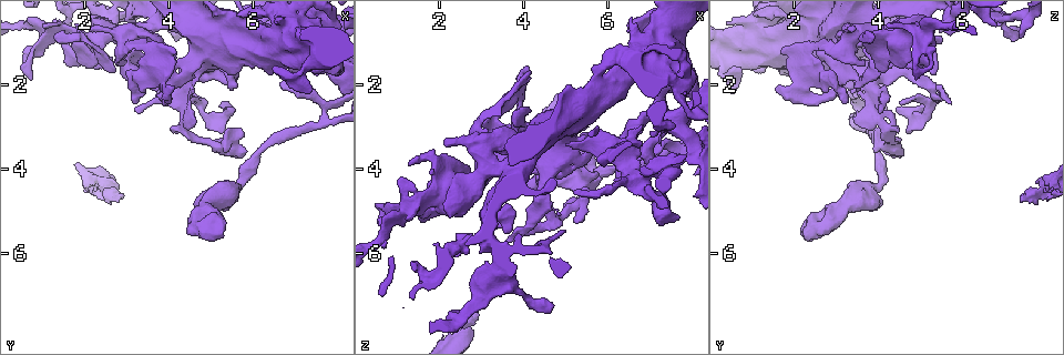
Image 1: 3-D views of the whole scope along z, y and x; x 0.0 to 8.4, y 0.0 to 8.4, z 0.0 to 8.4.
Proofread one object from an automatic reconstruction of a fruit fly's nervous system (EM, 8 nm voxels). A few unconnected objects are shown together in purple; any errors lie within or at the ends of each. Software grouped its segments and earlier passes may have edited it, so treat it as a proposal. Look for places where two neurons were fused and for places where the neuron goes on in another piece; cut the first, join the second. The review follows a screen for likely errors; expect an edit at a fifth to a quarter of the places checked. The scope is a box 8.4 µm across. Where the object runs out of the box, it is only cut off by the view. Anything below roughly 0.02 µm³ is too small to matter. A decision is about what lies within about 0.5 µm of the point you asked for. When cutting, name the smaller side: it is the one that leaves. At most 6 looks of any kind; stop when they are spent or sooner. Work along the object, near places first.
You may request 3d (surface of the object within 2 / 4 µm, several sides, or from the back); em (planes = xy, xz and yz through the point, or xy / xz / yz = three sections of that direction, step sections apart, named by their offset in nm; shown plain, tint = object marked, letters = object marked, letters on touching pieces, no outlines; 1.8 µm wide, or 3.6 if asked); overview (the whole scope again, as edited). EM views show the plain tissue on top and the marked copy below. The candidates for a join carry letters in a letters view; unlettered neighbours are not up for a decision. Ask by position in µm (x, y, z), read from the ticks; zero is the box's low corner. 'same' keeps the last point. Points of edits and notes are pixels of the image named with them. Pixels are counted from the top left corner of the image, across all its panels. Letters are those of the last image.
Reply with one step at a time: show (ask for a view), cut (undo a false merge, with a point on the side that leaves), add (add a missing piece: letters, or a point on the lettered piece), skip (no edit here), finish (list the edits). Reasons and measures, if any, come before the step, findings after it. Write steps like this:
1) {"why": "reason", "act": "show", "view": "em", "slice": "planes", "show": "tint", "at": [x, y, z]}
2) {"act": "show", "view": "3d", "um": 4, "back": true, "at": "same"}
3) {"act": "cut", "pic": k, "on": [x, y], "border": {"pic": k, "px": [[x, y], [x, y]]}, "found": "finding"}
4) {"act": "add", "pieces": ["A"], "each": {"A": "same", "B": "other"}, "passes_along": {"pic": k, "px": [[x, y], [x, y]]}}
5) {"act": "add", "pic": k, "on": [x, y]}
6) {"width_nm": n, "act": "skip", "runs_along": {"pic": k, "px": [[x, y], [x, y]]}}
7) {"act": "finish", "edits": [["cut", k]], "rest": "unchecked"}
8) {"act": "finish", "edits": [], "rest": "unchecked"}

{"why": "free end", "act": "show", "view": "em", "slice": "planes", "show": "letters", "at": [1.25, 0.85, 3.90]}

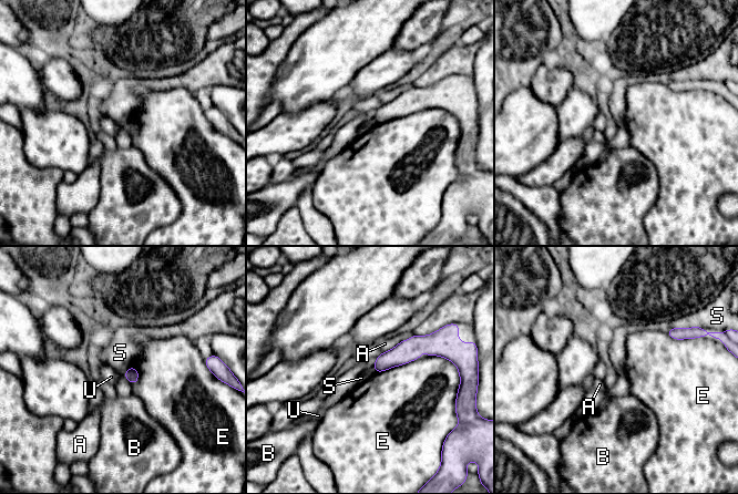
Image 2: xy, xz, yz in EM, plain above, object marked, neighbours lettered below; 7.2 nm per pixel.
{"width_nm": 100, "longest_contact_nm": ["E", 340], "act": "skip", "each": {"A": "other", "B": "other", "E": "other", "S": "other", "U": "other"}, "found": "none of them fits"}

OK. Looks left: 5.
{"why": "sharp bend", "act": "show", "view": "em", "um": 3.6, "slice": "yz", "step": 16, "show": "tint", "at": [3.25, 0.65, 3.90]}

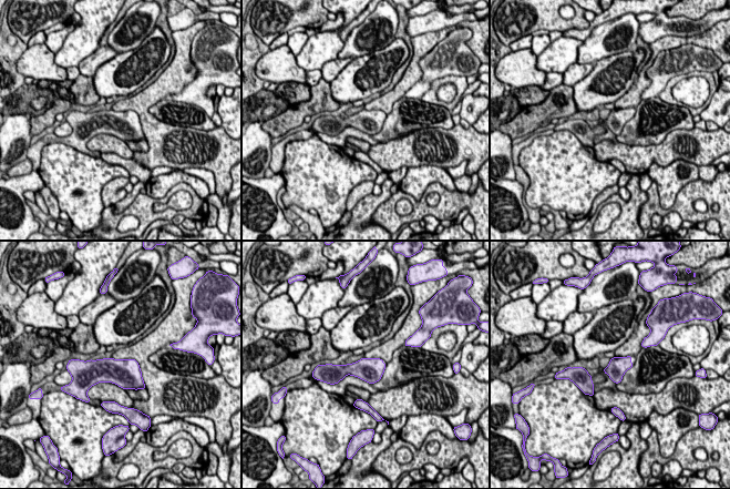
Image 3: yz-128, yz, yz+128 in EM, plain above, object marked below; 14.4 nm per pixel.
{"why": "what lies round it", "act": "show", "view": "em", "um": 3.6, "slice": "yz", "step": 16, "show": "letters", "at": "same"}

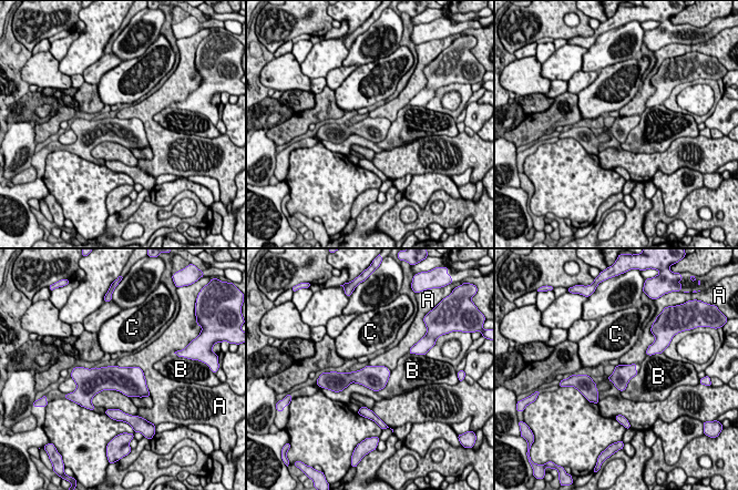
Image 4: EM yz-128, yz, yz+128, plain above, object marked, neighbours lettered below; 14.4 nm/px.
{"act": "skip", "each": {"A": "other", "B": "other", "C": "other"}, "found": "one neuron here"}

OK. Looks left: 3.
{"why": "end of a long branch", "act": "show", "view": "em", "slice": "xz", "step": 8, "show": "letters", "at": [2.90, 4.60, 7.45]}

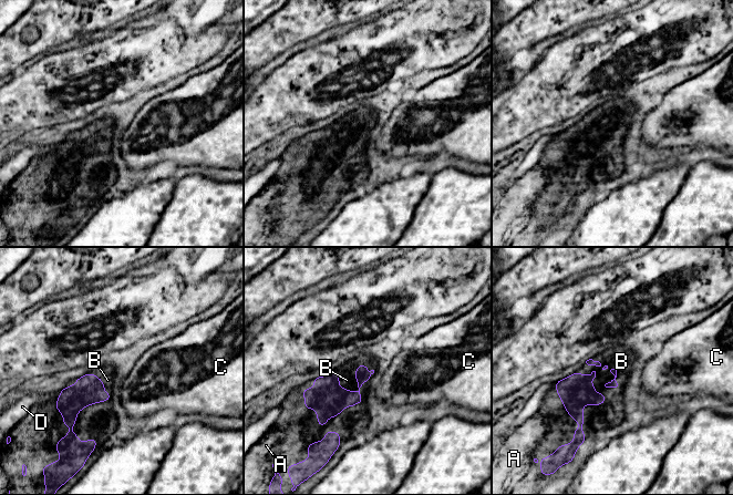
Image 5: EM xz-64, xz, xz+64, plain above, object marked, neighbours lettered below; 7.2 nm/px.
{"act": "show", "view": "em", "slice": "planes", "show": "letters", "at": "same"}

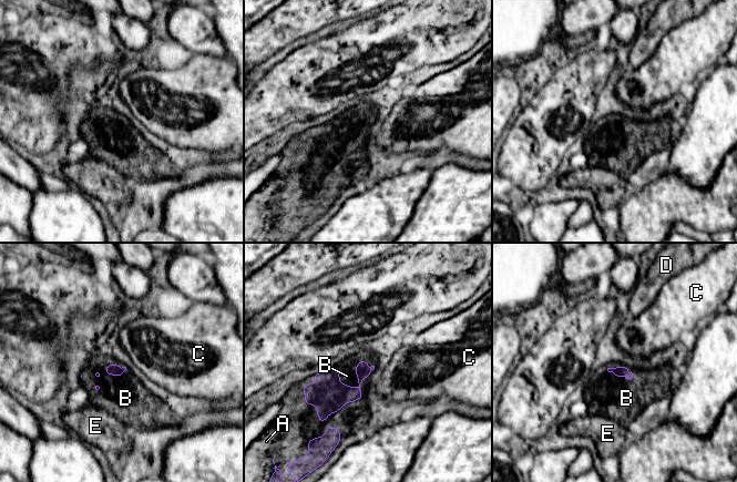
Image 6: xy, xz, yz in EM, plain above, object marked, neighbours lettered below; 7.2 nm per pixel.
{"act": "add", "pieces": ["B"], "each": {"A": "other", "B": "same", "C": "other", "D": "other", "E": "other"}, "passes_along": {"pic": 6, "px": [[327, 393], [357, 378], [347, 376]]}, "found": "the neuron continues"}

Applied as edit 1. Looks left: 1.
{"act": "finish", "edits": [["add", 6]], "rest": "unchecked"}

